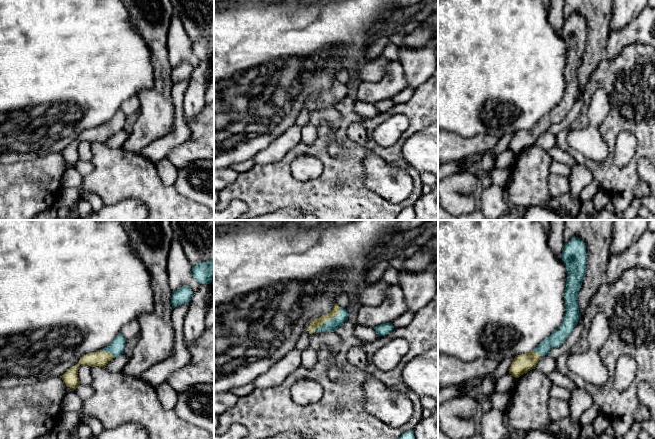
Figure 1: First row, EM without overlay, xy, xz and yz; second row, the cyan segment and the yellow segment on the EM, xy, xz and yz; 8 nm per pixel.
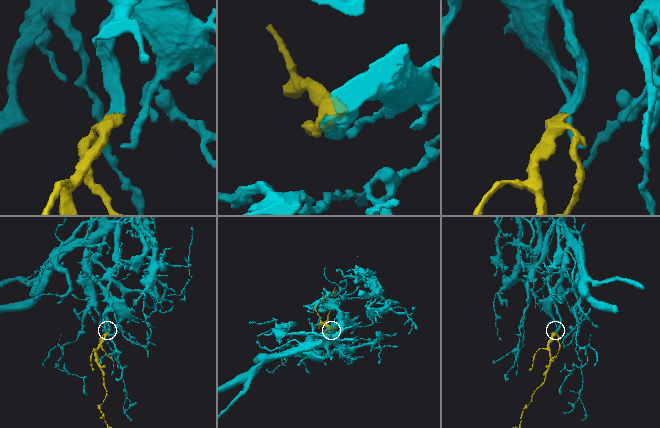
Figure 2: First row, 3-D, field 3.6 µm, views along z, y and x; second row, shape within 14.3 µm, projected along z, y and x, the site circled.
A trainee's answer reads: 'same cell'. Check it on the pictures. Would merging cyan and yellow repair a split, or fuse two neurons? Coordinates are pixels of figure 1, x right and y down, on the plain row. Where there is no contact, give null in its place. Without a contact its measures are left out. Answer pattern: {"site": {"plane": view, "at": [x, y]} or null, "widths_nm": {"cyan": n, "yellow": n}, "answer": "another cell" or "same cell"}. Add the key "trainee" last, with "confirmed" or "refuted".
{"site": {"plane": "xz", "at": [329, 95]}, "widths_nm": {"cyan": 100, "yellow": 70}, "answer": "same cell", "trainee": "confirmed"}

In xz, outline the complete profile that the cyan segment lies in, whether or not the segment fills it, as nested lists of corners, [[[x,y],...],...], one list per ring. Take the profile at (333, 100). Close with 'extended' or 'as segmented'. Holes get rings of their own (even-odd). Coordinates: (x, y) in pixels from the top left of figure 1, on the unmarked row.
[[[337,79],[332,87],[312,97],[307,104],[310,110],[316,108],[336,107],[348,96],[348,86],[340,83]]]; extended

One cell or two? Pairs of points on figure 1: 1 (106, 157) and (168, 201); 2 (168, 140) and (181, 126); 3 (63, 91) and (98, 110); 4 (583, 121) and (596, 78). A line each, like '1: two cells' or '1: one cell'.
1: one cell
2: one cell
3: one cell
4: one cell

